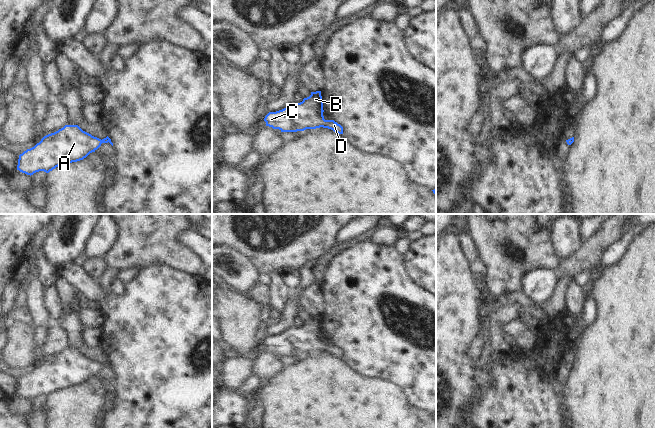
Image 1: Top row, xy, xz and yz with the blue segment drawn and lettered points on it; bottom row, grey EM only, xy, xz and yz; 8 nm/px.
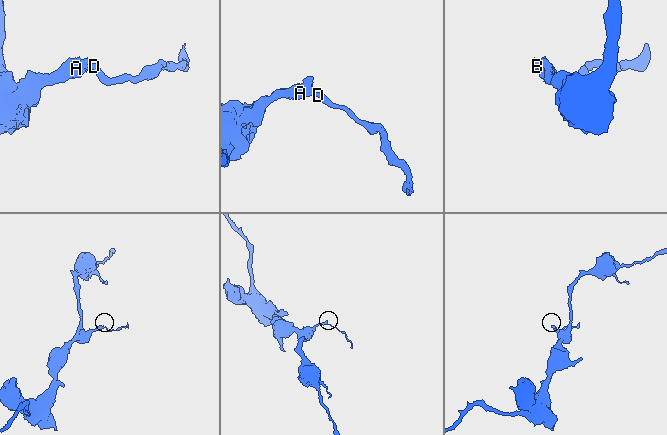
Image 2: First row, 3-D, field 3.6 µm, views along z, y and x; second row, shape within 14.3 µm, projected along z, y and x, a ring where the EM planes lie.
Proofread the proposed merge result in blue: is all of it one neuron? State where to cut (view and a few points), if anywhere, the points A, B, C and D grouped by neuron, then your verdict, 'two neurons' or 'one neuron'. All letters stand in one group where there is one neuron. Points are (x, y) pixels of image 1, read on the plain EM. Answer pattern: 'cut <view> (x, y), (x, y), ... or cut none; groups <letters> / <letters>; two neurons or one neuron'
cut none; groups A B C D; one neuron

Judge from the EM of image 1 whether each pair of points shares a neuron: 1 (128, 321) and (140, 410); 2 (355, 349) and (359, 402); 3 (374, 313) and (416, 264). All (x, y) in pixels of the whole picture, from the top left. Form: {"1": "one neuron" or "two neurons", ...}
{"1": "one neuron", "2": "two neurons", "3": "two neurons"}

